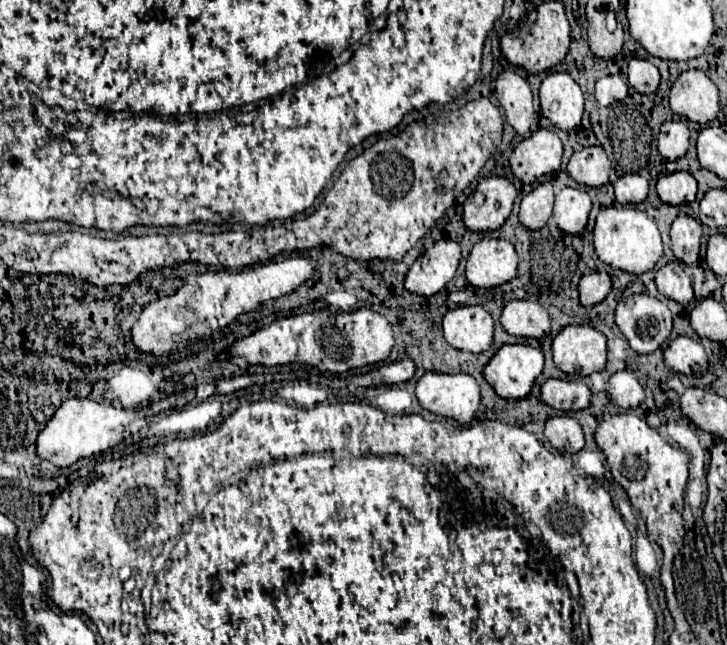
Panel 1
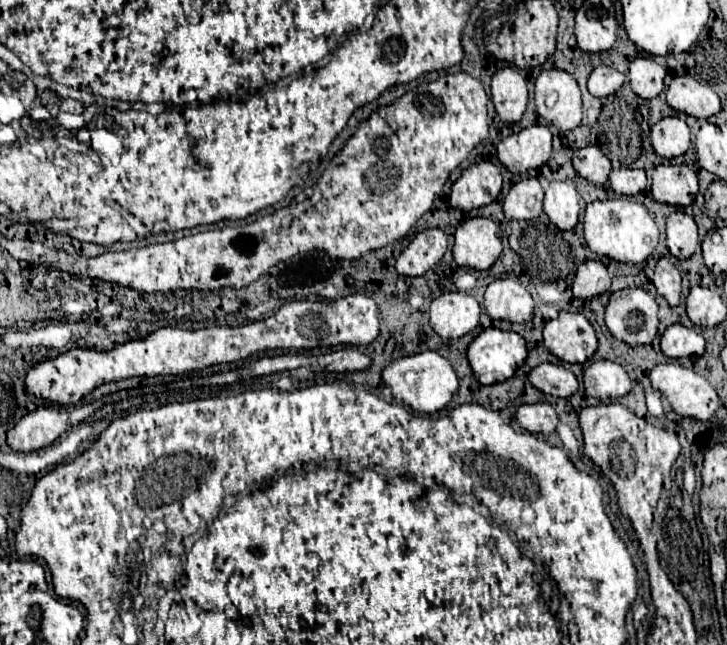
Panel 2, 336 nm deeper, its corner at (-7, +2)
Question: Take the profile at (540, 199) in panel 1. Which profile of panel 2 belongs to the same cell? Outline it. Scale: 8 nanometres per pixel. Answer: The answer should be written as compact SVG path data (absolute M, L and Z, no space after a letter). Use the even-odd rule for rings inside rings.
M525 178L513 184L503 202L509 220L533 220L543 212L543 186L537 178Z

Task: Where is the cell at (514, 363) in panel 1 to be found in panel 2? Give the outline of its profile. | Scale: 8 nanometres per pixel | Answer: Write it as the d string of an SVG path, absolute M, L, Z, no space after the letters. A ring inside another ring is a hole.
M487 328L469 344L467 356L475 378L483 386L491 386L513 378L525 364L529 348L517 332Z

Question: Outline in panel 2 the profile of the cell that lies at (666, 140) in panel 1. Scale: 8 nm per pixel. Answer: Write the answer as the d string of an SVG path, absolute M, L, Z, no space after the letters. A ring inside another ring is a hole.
M669 116L659 120L651 128L651 144L655 154L659 154L661 158L683 156L691 146L687 122L681 116Z

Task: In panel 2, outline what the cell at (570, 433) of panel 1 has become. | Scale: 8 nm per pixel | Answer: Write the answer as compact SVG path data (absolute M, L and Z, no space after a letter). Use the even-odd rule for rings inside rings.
M527 404L527 406L519 406L517 414L515 414L517 422L535 434L553 434L557 424L559 424L559 416L555 412L555 408L551 404Z

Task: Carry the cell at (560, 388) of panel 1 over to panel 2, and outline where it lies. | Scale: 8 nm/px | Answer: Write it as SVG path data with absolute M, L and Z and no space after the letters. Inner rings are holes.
M543 362L537 368L533 368L529 374L529 380L543 394L557 396L557 398L569 398L579 388L577 376L573 372L549 362Z

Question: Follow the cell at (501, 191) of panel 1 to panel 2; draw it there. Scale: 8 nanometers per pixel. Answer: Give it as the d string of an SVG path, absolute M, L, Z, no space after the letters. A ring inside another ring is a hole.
M481 162L469 166L461 174L461 178L453 184L449 204L461 212L487 206L497 200L501 186L503 186L503 176L495 164Z

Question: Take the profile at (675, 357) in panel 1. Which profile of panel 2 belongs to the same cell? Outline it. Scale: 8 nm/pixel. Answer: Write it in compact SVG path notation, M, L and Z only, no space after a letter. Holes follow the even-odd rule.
M681 324L669 326L661 336L661 350L669 358L689 358L689 356L703 356L705 340L691 328Z

